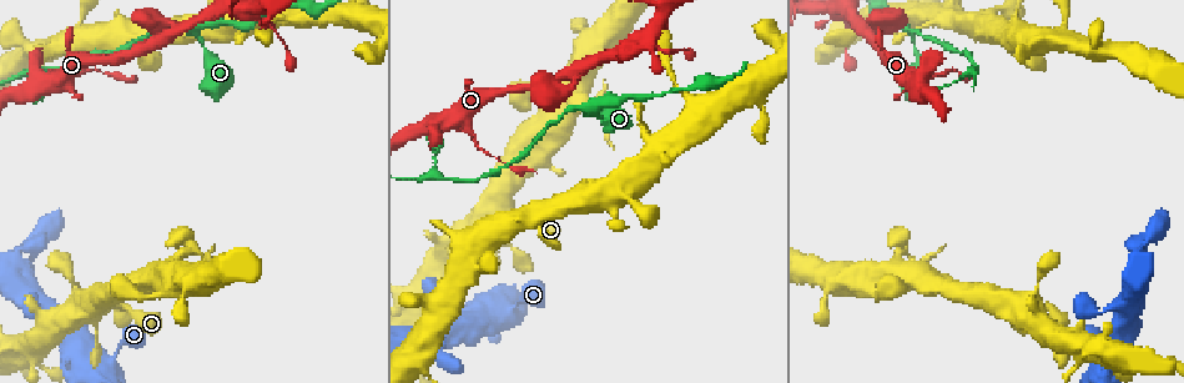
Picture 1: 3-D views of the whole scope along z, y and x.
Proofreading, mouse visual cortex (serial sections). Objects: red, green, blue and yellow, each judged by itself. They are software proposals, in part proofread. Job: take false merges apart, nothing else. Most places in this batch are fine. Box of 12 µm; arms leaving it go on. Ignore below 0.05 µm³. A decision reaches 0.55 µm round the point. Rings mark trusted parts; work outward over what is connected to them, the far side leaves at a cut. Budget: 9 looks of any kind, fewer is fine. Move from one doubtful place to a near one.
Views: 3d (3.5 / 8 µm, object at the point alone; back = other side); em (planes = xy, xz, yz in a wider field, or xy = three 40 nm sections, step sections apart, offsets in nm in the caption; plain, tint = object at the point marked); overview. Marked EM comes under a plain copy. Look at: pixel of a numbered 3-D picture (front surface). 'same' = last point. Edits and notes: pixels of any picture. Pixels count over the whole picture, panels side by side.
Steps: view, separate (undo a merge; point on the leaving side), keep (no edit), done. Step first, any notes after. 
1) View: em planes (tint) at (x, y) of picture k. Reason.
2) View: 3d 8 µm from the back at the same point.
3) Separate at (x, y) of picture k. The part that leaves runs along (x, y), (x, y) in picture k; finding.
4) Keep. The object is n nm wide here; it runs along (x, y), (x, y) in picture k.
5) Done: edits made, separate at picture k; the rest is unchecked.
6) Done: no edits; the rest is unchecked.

View: em xy step 2 (tint) at (197, 27) of picture 1. Thin neck.

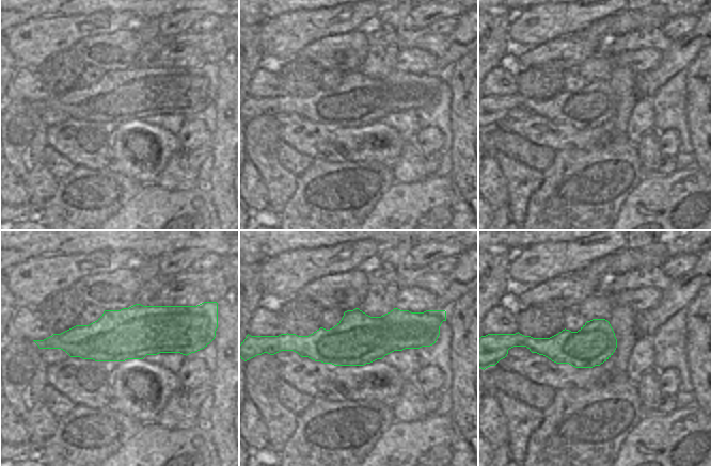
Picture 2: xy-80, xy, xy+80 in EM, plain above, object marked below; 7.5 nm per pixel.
View: 3d 3.5 µm at the same point.

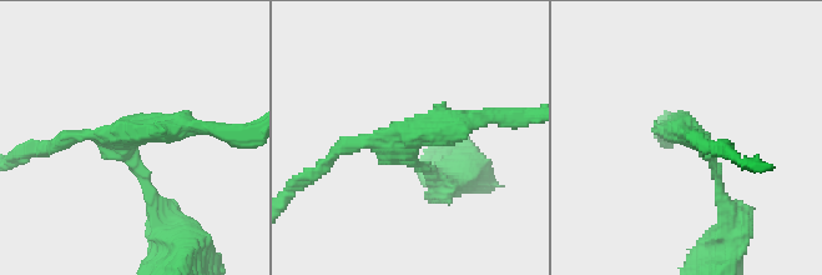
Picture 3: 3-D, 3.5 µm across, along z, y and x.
Keep. Continuous, no second cell.

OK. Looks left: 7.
View: 3d 8 µm at (840, 20) of picture 1. Small branch off a trunk.

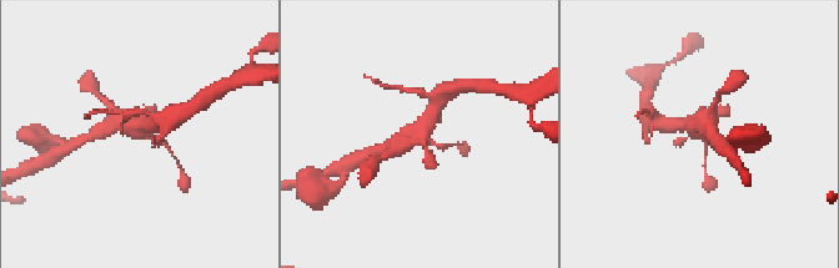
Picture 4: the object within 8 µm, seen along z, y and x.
View: 3d 3.5 µm from the back at (145, 138) of picture 4.

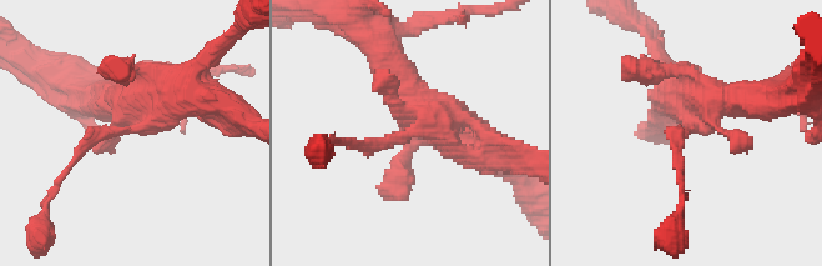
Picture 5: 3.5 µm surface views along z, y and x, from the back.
View: em planes (tint) at (689, 130) of picture 5.

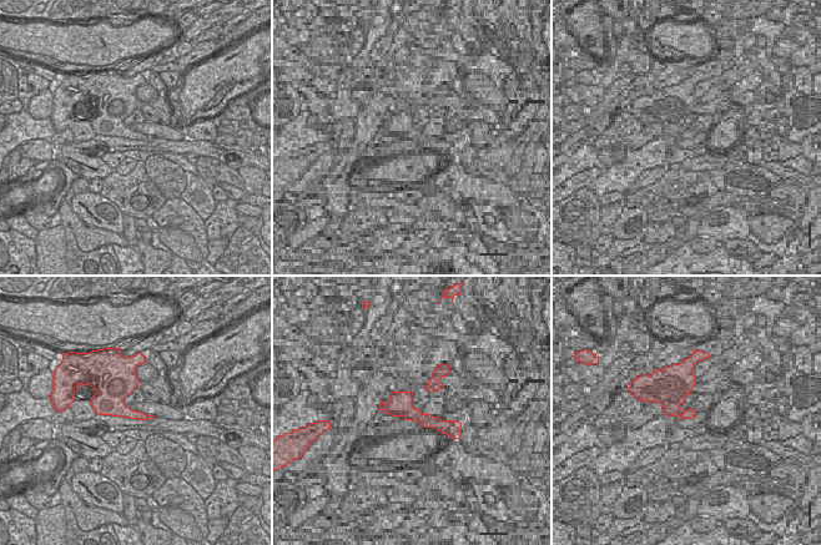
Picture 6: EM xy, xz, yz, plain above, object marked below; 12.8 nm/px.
Keep. One cell here.

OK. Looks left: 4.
View: 3d 3.5 µm from the back at (190, 242) of picture 1. Sharp bend.

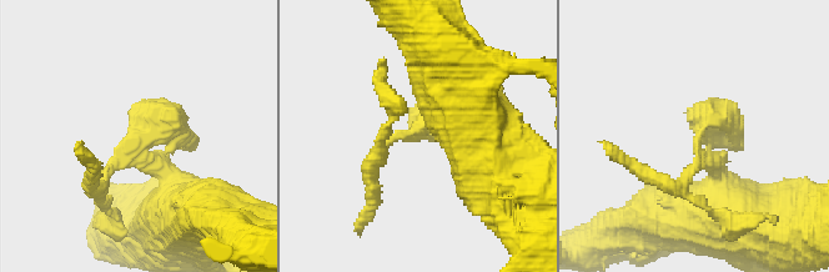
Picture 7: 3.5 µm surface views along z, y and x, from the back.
View: em xy step 1 (tint) at (701, 132) of picture 7.

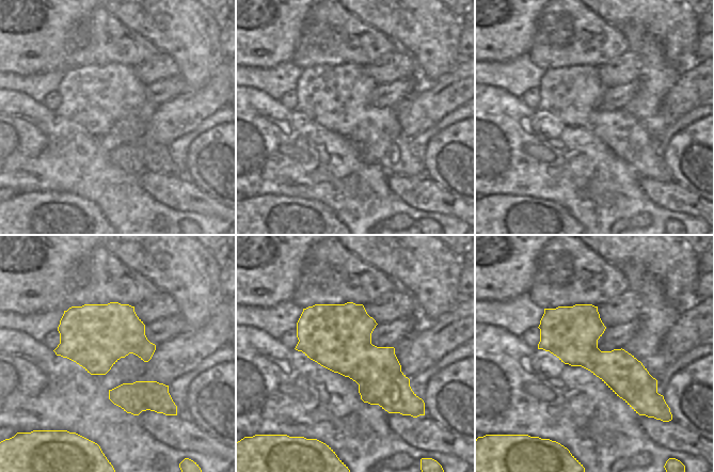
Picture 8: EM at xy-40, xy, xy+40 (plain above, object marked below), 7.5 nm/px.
View: em xy step 2 (tint) at the same point. Cut it another way.

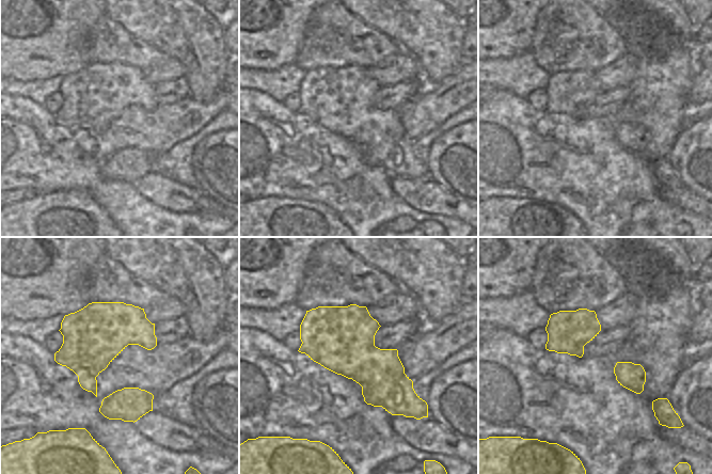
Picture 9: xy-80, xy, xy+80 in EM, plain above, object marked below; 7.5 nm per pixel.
Keep. It runs along (722, 213), (697, 136), (713, 114), (735, 140) in picture 7; continuous, no second cell.

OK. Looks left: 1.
Done: no edits; the rest is unchecked.

